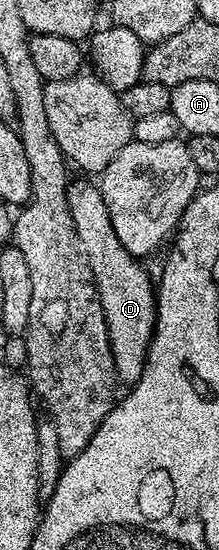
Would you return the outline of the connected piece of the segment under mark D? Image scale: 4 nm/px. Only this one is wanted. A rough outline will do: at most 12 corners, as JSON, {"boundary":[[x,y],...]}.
{"boundary":[[100,185],[67,188],[117,377],[140,380],[155,282],[119,244]]}

